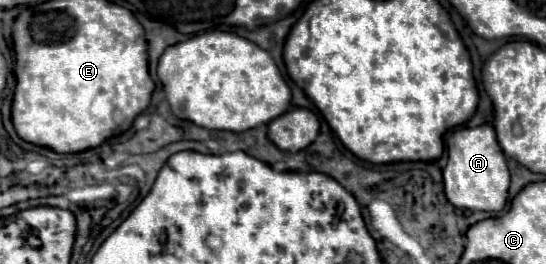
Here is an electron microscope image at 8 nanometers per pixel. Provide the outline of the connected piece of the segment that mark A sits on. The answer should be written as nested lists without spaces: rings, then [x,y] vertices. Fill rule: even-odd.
[[[482,124],[476,128],[458,128],[448,136],[448,164],[444,168],[444,192],[448,200],[462,210],[498,212],[506,206],[510,172],[500,152],[494,126]]]

